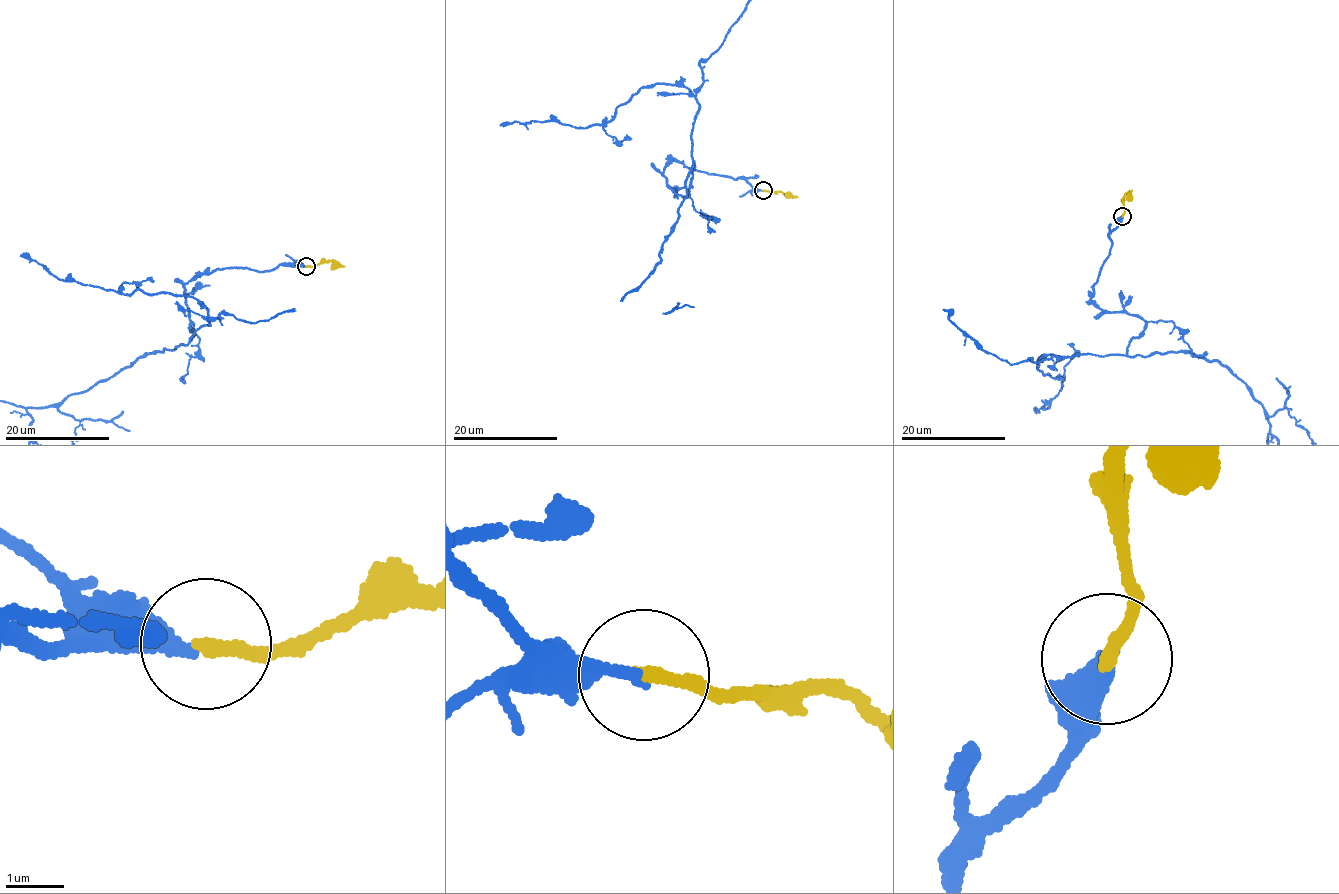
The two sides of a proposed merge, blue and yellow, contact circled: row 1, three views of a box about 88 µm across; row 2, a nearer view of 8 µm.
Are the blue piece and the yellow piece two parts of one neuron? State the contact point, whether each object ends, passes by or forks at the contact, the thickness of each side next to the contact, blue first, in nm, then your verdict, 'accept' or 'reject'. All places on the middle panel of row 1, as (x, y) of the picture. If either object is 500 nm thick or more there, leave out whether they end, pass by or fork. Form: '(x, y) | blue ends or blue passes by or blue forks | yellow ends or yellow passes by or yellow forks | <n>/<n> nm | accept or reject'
(763, 190) | blue ends | yellow ends | 280/240 nm | accept

